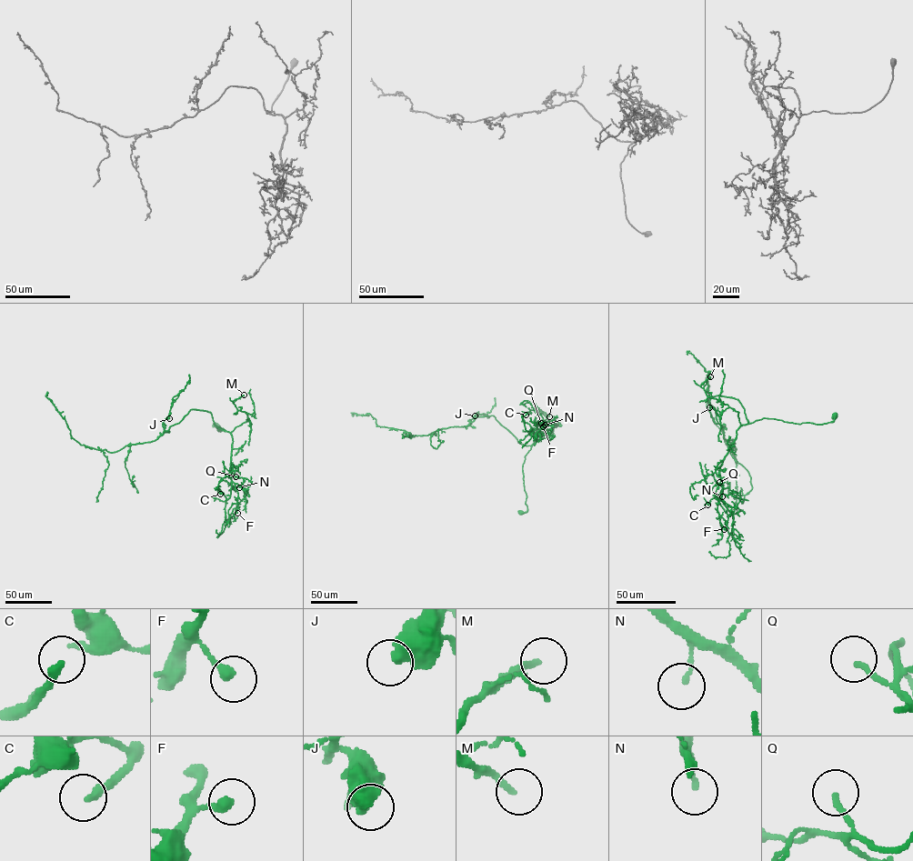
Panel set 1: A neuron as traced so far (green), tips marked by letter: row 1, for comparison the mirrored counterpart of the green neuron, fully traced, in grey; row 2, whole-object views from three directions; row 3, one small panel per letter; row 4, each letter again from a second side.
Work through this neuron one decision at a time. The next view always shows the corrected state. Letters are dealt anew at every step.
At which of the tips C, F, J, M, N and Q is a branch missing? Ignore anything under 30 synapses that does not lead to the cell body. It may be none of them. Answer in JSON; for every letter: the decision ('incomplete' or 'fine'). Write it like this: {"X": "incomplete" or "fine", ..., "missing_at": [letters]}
{"C": "incomplete", "F": "fine", "J": "fine", "M": "fine", "N": "fine", "Q": "incomplete", "missing_at": ["C", "Q"]}

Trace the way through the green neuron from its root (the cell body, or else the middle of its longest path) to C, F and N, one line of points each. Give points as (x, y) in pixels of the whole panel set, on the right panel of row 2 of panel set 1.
C: (834, 415), (823, 424), (763, 418), (741, 425), (719, 466), (721, 501), (730, 515), (717, 497), (707, 505)
F: (834, 415), (833, 422), (823, 424), (763, 418), (740, 426), (719, 466), (722, 489), (717, 511), (724, 529)
N: (834, 415), (833, 422), (823, 424), (763, 418), (741, 425), (719, 466), (722, 496)

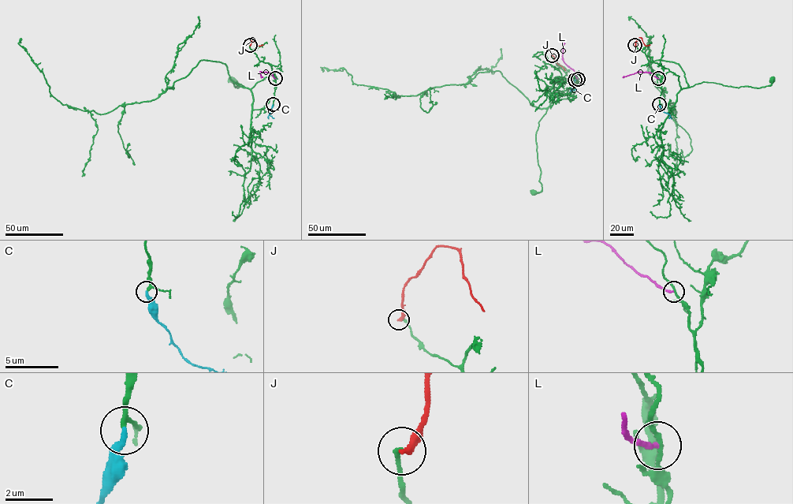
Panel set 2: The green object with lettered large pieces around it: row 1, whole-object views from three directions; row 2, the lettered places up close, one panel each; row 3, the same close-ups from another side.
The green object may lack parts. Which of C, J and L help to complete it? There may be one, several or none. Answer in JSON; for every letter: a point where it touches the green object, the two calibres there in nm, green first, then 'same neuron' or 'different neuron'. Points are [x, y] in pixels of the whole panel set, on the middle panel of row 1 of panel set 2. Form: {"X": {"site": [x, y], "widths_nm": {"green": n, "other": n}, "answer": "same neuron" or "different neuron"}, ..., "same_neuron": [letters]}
{"C": {"site": [575, 80], "widths_nm": {"green": 160, "other": 280}, "answer": "same neuron"}, "J": {"site": [552, 55], "widths_nm": {"green": 200, "other": 320}, "answer": "different neuron"}, "L": {"site": [578, 79], "widths_nm": {"green": 170, "other": 180}, "answer": "different neuron"}, "same_neuron": ["C"]}

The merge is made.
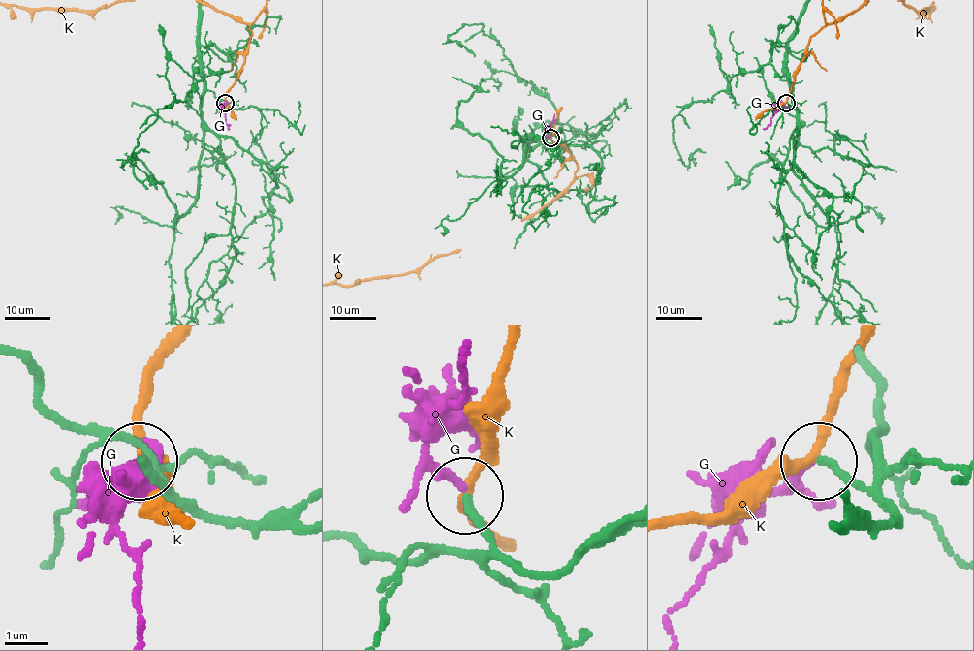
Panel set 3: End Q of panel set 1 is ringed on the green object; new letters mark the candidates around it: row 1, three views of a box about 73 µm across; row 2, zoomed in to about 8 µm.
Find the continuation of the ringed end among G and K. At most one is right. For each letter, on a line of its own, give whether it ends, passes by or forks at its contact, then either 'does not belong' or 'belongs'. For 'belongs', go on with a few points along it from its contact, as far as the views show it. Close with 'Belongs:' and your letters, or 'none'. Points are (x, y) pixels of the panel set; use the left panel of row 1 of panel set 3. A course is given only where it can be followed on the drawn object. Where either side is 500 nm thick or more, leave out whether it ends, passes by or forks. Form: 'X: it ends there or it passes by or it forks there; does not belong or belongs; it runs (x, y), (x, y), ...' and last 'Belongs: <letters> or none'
G: it ends there; belongs; it runs (225, 103), (221, 108), (229, 129)
K: it passes by; does not belong
Belongs: G

